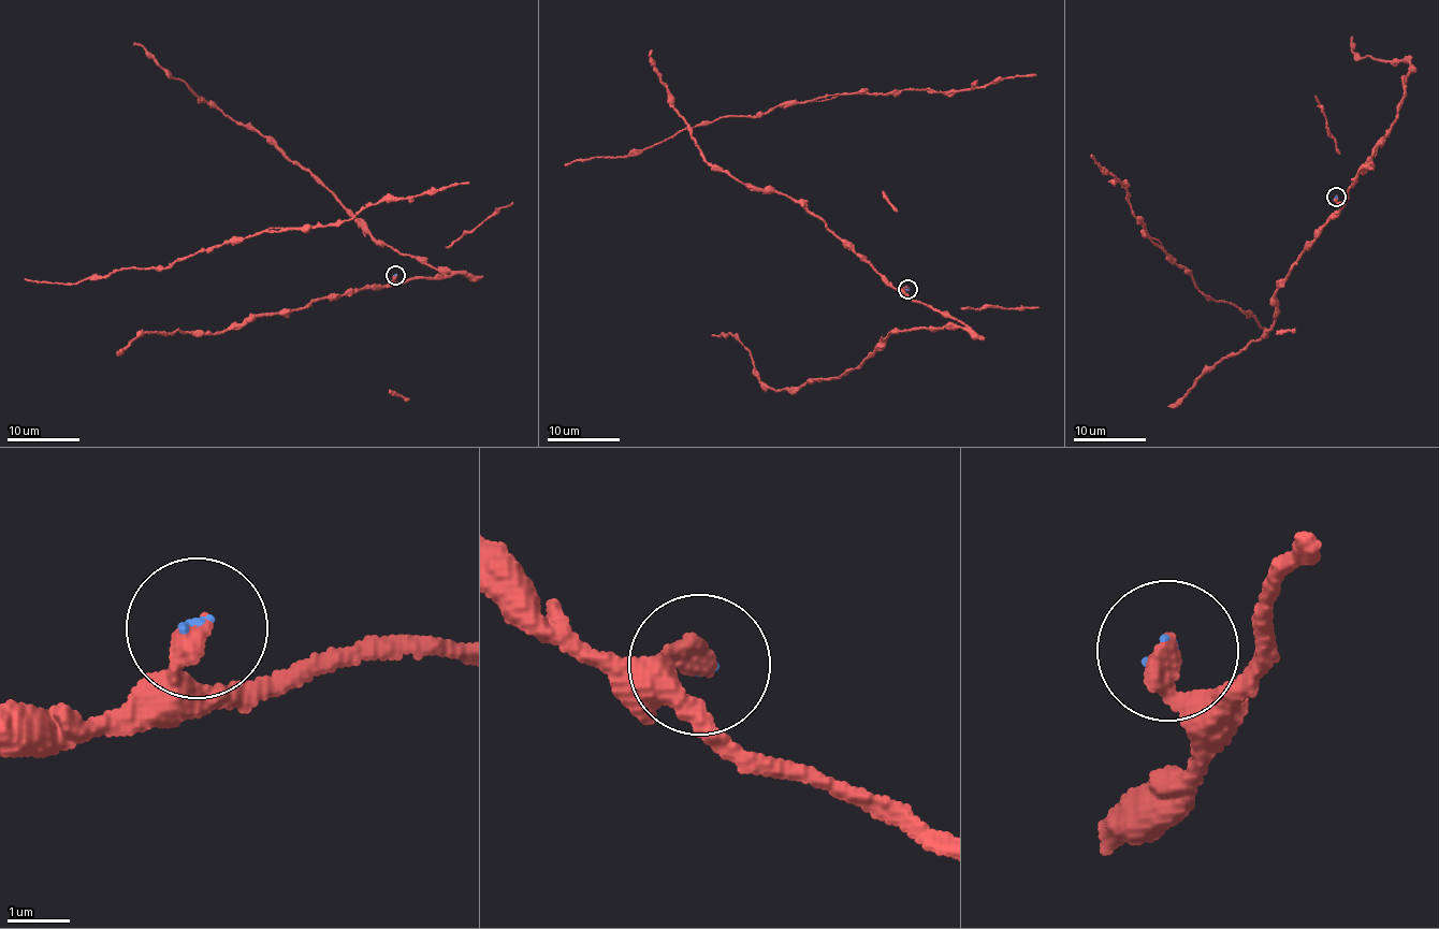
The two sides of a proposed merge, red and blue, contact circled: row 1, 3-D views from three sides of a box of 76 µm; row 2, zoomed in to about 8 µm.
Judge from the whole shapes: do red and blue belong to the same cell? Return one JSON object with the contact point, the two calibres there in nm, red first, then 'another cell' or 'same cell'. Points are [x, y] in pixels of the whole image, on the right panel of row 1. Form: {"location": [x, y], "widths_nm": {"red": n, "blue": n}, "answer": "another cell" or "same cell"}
{"location": [1336, 197], "widths_nm": {"red": 400, "blue": 90}, "answer": "another cell"}

